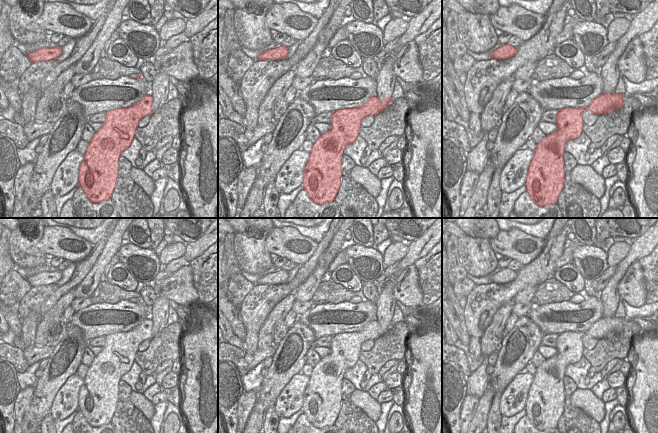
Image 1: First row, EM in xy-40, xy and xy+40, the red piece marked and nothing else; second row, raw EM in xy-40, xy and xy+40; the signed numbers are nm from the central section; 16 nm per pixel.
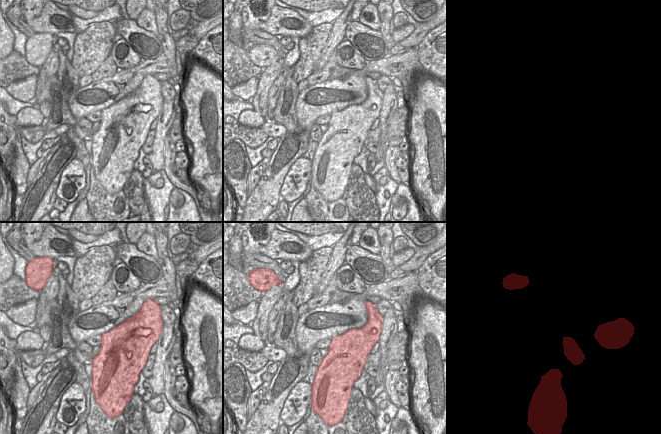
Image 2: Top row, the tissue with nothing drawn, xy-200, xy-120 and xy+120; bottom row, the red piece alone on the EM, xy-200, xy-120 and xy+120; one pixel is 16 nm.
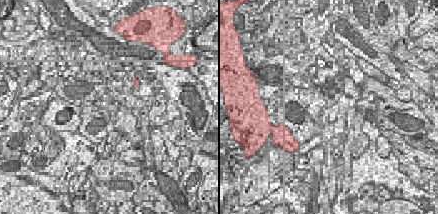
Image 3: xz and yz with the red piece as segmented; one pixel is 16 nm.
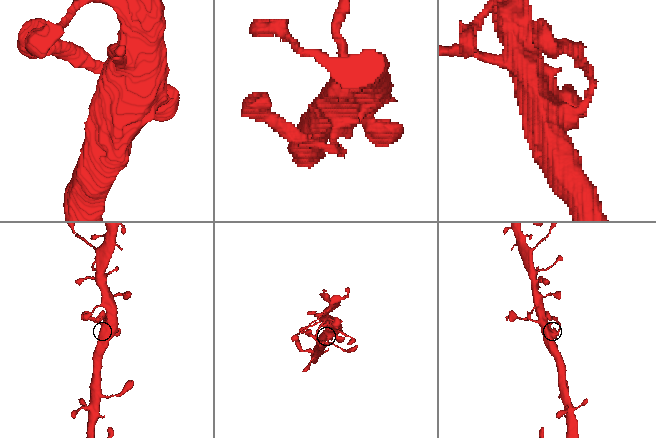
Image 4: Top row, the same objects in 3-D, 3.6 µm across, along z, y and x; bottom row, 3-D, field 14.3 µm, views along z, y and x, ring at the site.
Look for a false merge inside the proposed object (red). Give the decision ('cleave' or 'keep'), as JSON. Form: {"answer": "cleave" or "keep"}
{"answer": "keep"}

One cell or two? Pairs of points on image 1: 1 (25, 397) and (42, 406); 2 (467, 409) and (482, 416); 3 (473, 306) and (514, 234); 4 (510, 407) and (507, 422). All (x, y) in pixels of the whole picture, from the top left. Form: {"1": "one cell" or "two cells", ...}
{"1": "two cells", "2": "two cells", "3": "two cells", "4": "two cells"}

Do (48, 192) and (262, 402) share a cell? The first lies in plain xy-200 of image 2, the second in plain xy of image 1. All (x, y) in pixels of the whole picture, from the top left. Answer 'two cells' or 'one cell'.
one cell

